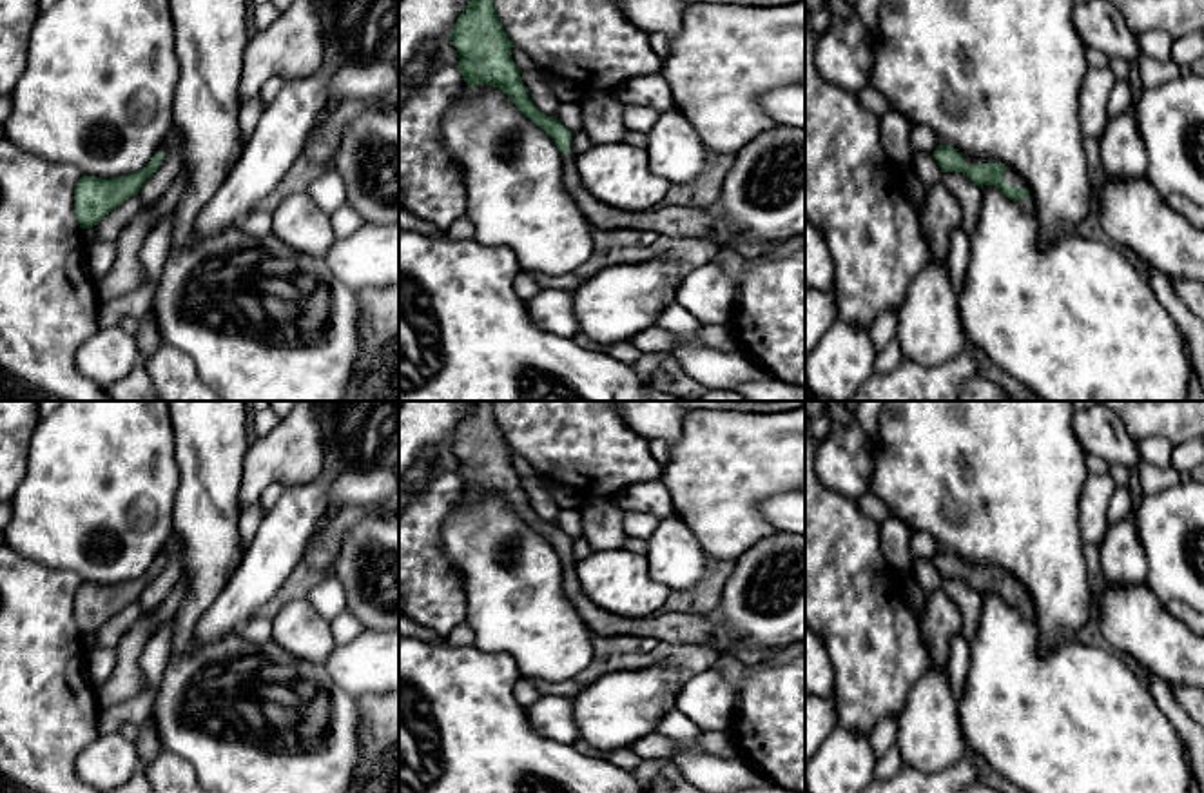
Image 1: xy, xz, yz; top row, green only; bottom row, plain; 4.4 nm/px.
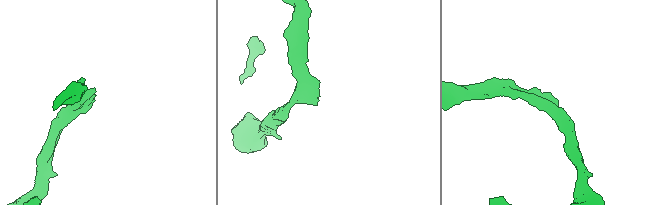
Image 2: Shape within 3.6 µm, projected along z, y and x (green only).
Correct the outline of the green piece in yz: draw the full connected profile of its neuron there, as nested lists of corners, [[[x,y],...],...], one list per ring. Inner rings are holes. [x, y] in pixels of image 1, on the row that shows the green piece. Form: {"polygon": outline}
{"polygon": [[[937,145],[934,158],[941,172],[965,172],[977,187],[992,185],[1006,198],[1017,201],[1026,214],[1035,214],[1035,198],[1021,174],[990,158],[968,158],[950,145]]]}

